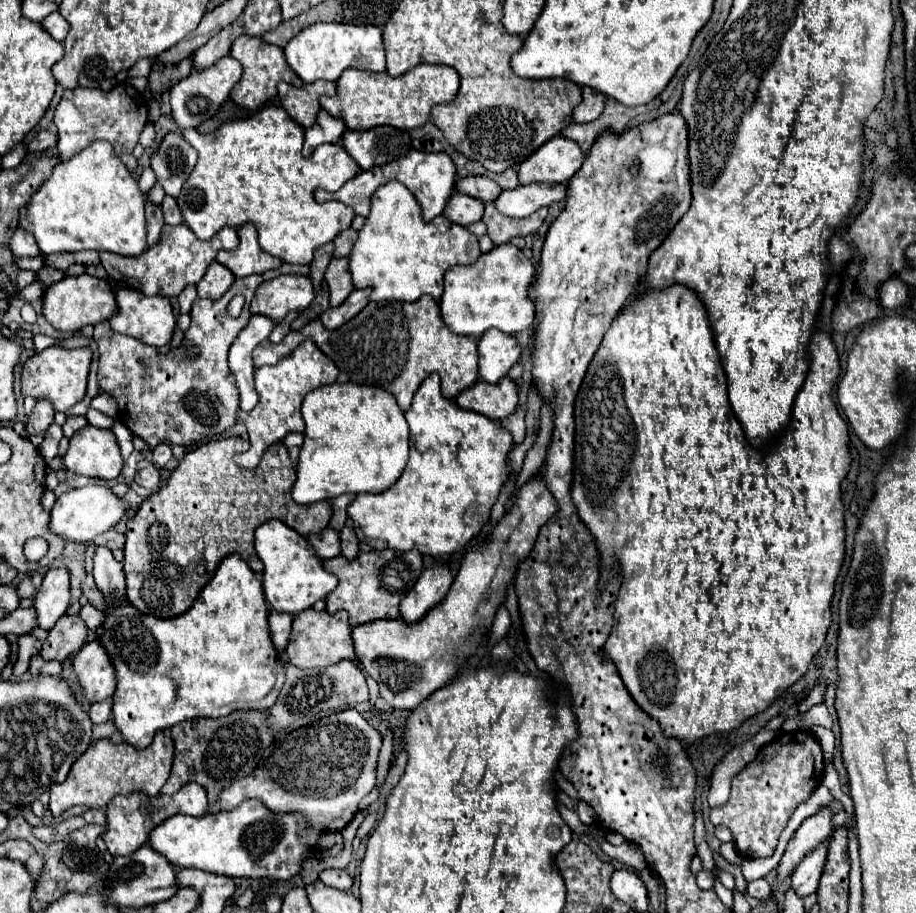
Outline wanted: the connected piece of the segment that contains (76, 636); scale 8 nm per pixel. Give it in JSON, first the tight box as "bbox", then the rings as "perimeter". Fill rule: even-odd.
{"bbox":[39,615,87,661],"perimeter":[[[63,615],[57,621],[57,625],[49,631],[39,655],[43,659],[65,661],[67,657],[75,655],[83,647],[85,633],[87,633],[87,627],[79,619],[79,615]]]}

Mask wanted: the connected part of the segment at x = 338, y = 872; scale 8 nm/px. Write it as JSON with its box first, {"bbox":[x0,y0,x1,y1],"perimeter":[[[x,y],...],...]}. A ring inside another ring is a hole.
{"bbox":[319,869,353,891],"perimeter":[[[327,869],[327,871],[319,873],[319,881],[329,885],[329,887],[347,891],[351,887],[351,883],[353,883],[353,877],[345,869]]]}

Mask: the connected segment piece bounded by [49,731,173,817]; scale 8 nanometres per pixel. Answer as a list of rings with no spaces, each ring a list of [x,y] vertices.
[[[157,731],[153,743],[145,749],[135,751],[125,743],[111,743],[109,739],[99,739],[89,745],[89,749],[73,763],[67,779],[51,787],[49,811],[59,817],[71,805],[87,807],[107,807],[113,795],[127,795],[131,791],[145,791],[147,795],[157,795],[165,785],[173,763],[173,739],[163,731]]]

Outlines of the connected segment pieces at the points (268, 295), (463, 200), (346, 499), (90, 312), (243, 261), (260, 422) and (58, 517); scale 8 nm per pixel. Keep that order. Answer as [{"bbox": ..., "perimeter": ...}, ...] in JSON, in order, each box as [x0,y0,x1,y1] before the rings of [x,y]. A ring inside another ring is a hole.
[{"bbox":[251,275,313,323],"perimeter":[[[279,275],[263,281],[251,301],[253,315],[265,315],[279,323],[289,311],[301,311],[313,301],[313,285],[303,275]]]},{"bbox":[443,193,483,227],"perimeter":[[[453,193],[449,203],[445,205],[443,217],[463,227],[471,225],[483,217],[483,201],[477,201],[475,197],[469,197],[469,195]]]},{"bbox":[329,493,355,531],"perimeter":[[[345,493],[345,495],[339,495],[331,501],[331,507],[333,507],[333,517],[329,521],[329,527],[333,531],[341,531],[343,525],[345,525],[345,519],[347,519],[347,505],[355,499],[353,493]]]},{"bbox":[43,275,117,333],"perimeter":[[[91,275],[63,277],[61,281],[49,285],[49,289],[45,289],[43,295],[43,315],[61,333],[73,333],[85,325],[95,325],[99,321],[105,321],[115,313],[115,309],[117,303],[109,283],[95,279]]]},{"bbox":[217,223,281,277],"perimeter":[[[245,223],[239,227],[239,247],[233,251],[221,249],[217,253],[217,261],[233,271],[235,277],[247,277],[253,273],[267,273],[281,267],[281,259],[269,255],[257,243],[257,231],[253,223]]]},{"bbox":[235,339,339,469],"perimeter":[[[305,339],[293,353],[283,357],[277,365],[265,365],[255,371],[255,387],[259,395],[259,403],[251,409],[251,413],[245,417],[245,427],[249,431],[249,451],[235,455],[235,463],[245,469],[255,469],[261,461],[261,455],[265,449],[277,441],[281,441],[287,433],[297,431],[303,433],[303,417],[301,417],[301,403],[305,395],[321,385],[335,383],[339,375],[339,369],[325,357],[325,353],[311,341]]]},{"bbox":[49,485,127,543],"perimeter":[[[87,485],[81,489],[71,489],[71,491],[63,493],[61,497],[57,497],[57,501],[49,513],[51,515],[49,531],[63,539],[77,541],[77,543],[93,541],[99,533],[115,527],[125,511],[127,511],[127,507],[123,505],[123,501],[119,497],[115,497],[113,491],[107,487]]]}]

